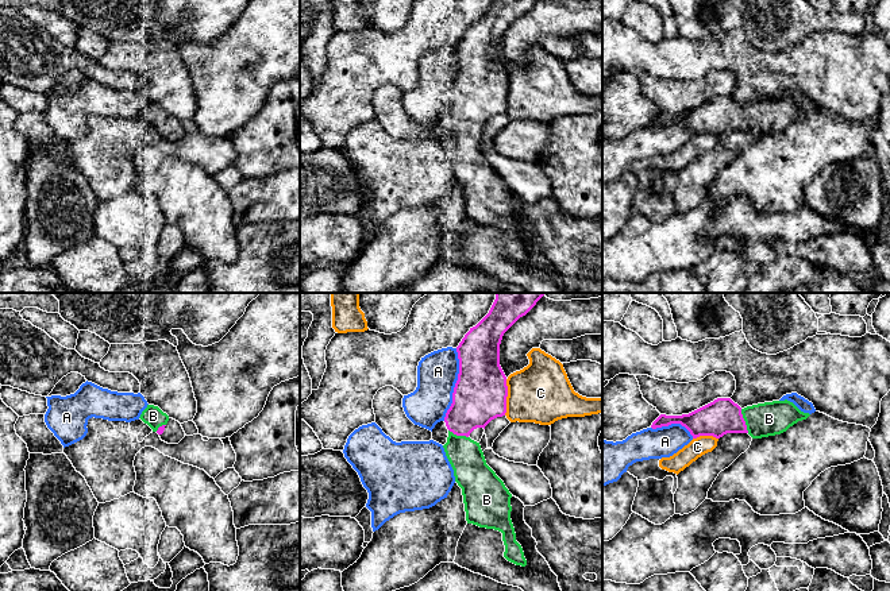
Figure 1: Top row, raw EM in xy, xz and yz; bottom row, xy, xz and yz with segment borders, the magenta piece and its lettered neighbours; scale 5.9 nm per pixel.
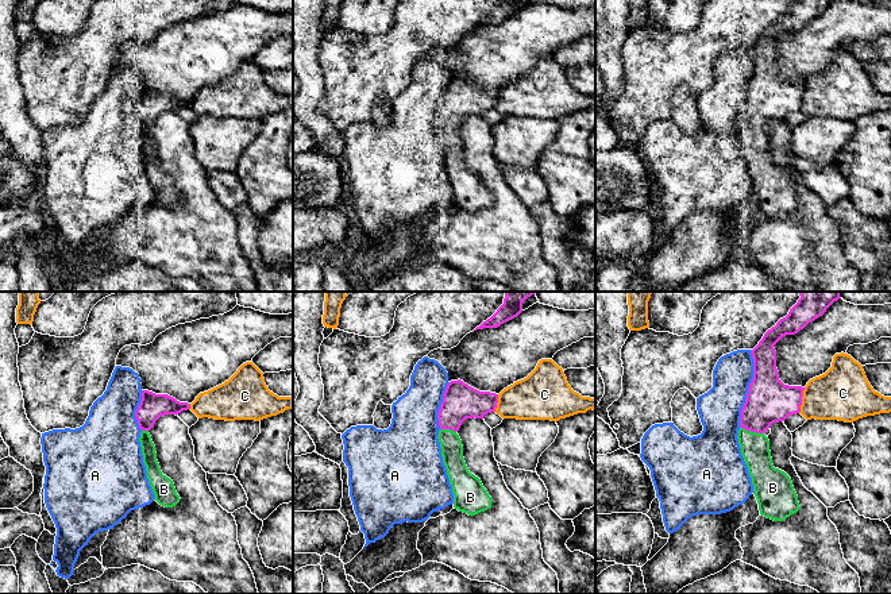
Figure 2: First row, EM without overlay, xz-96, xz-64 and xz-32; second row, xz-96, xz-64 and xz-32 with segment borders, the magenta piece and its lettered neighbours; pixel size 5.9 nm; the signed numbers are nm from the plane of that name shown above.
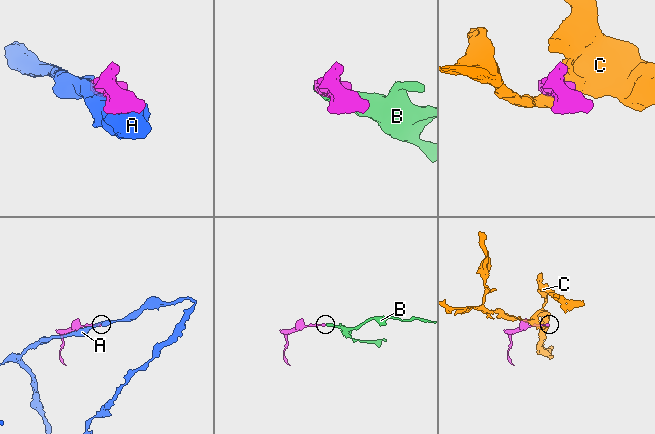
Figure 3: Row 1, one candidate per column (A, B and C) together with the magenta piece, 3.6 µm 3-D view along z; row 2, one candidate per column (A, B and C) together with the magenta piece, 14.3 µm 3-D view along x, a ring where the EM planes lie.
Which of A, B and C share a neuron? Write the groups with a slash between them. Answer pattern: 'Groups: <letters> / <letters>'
Groups: A / B / C

